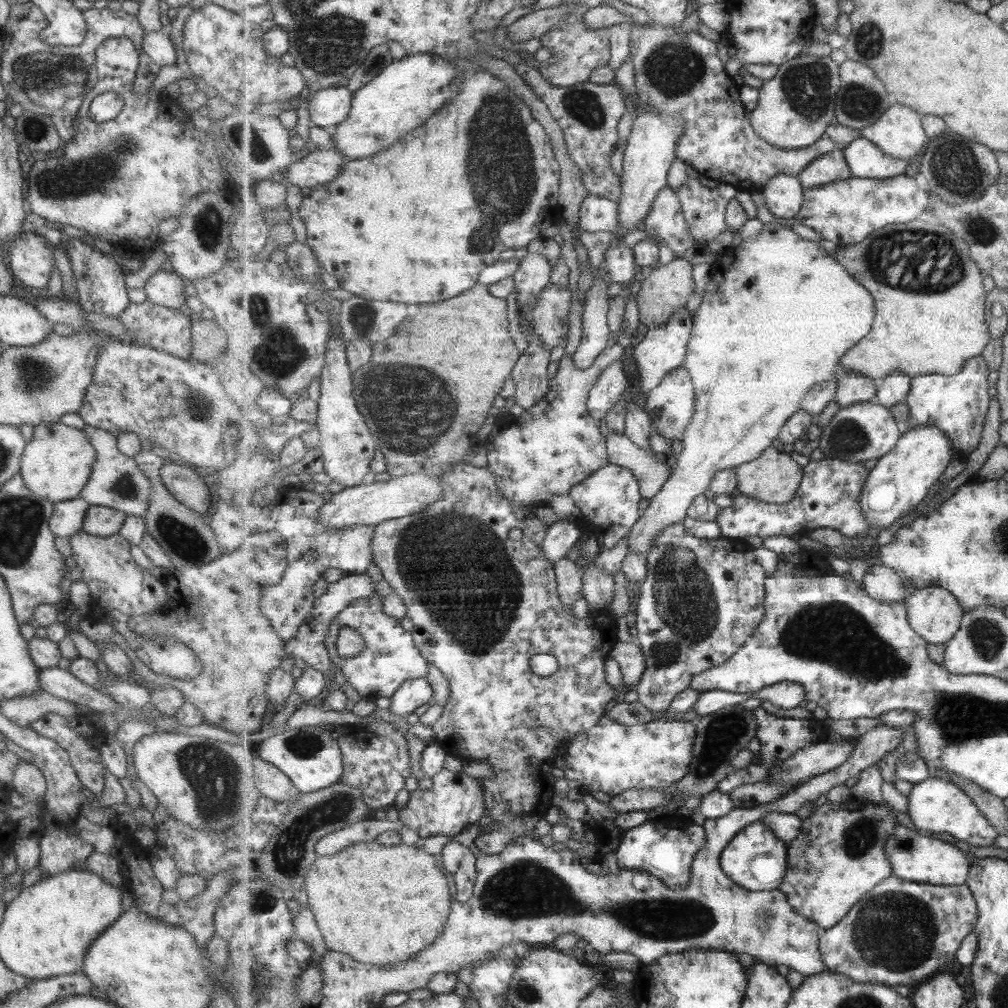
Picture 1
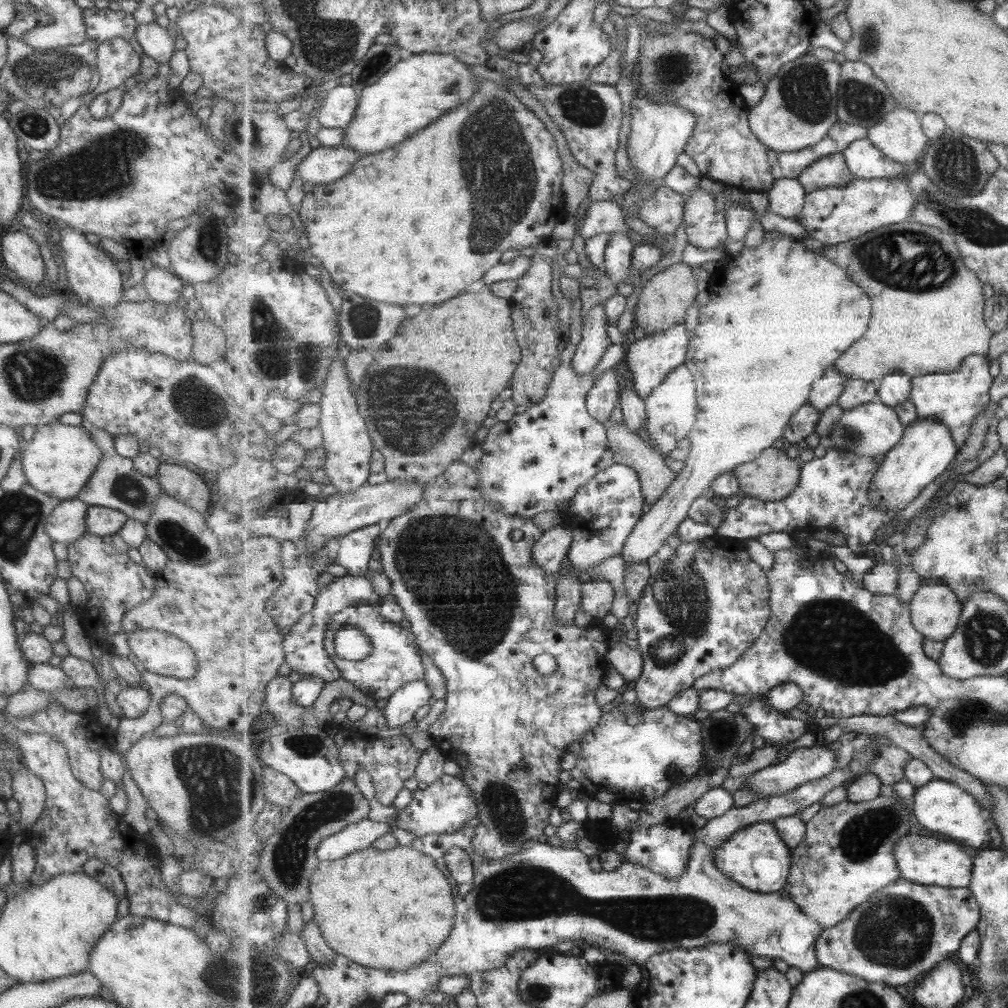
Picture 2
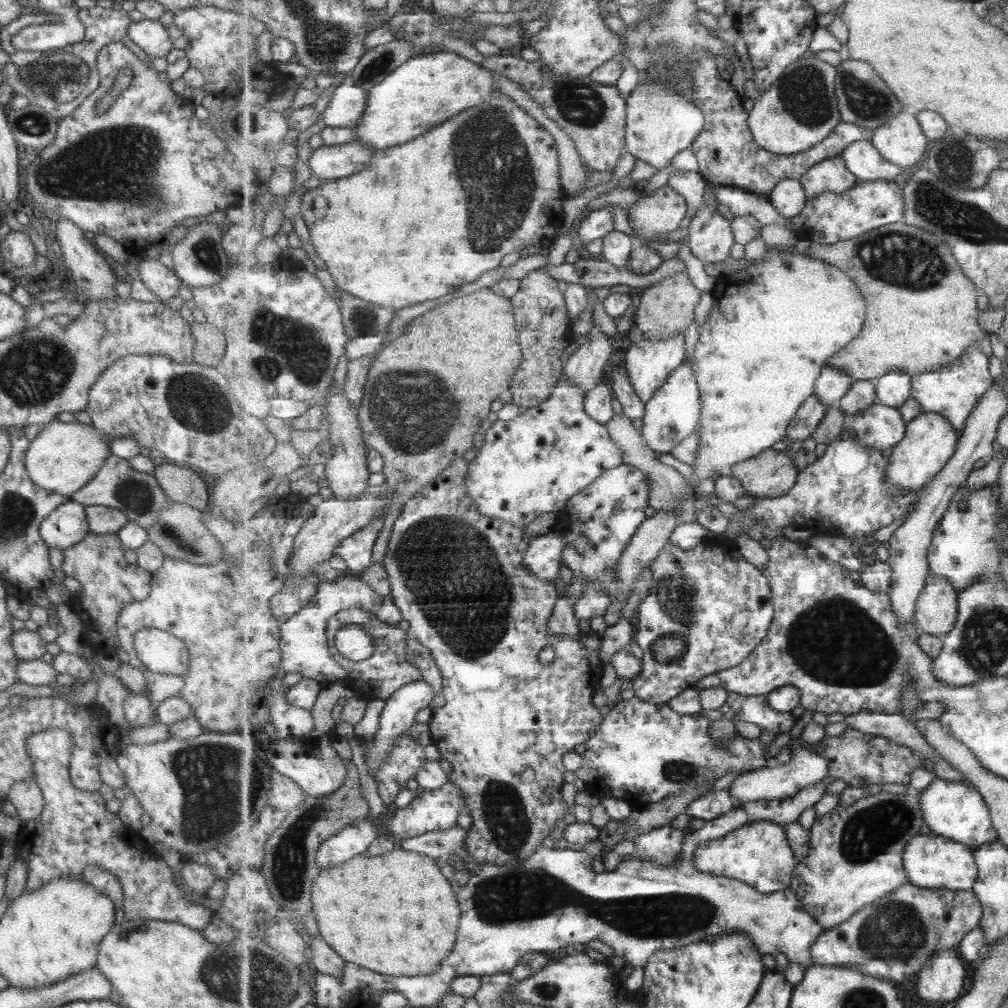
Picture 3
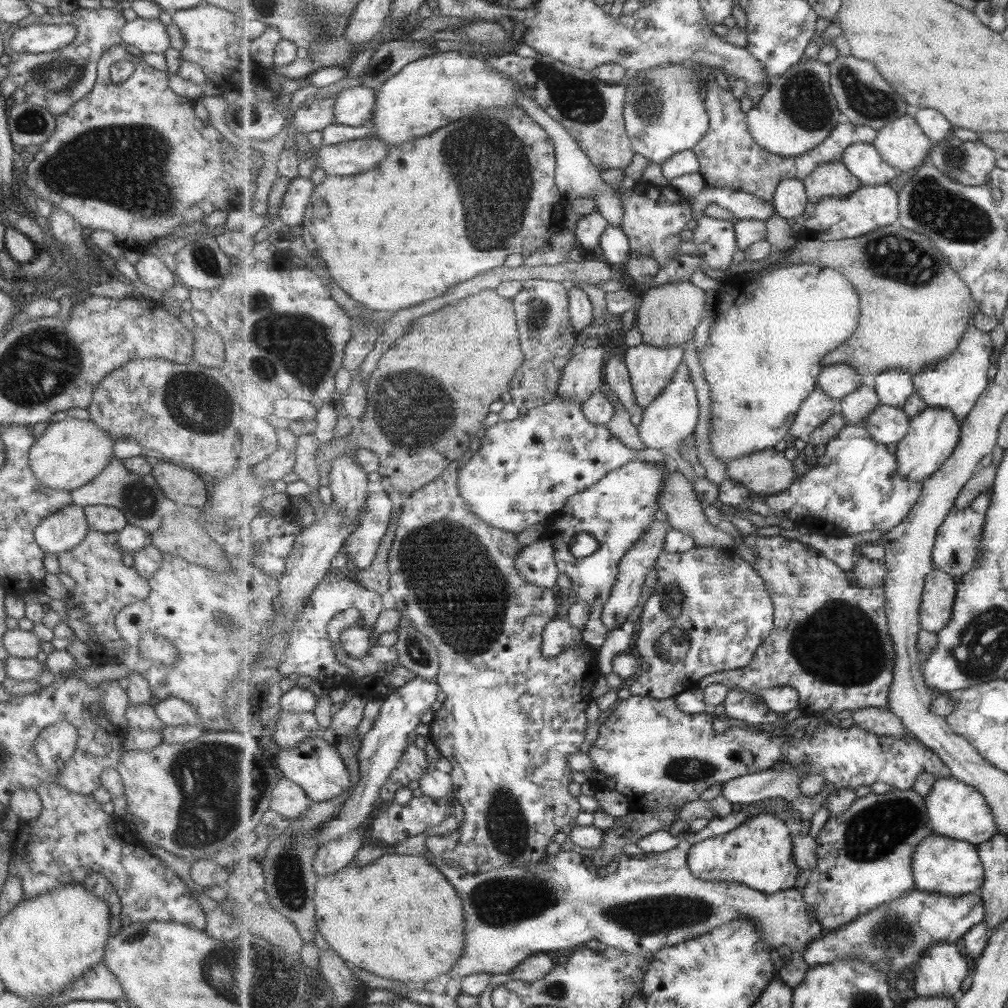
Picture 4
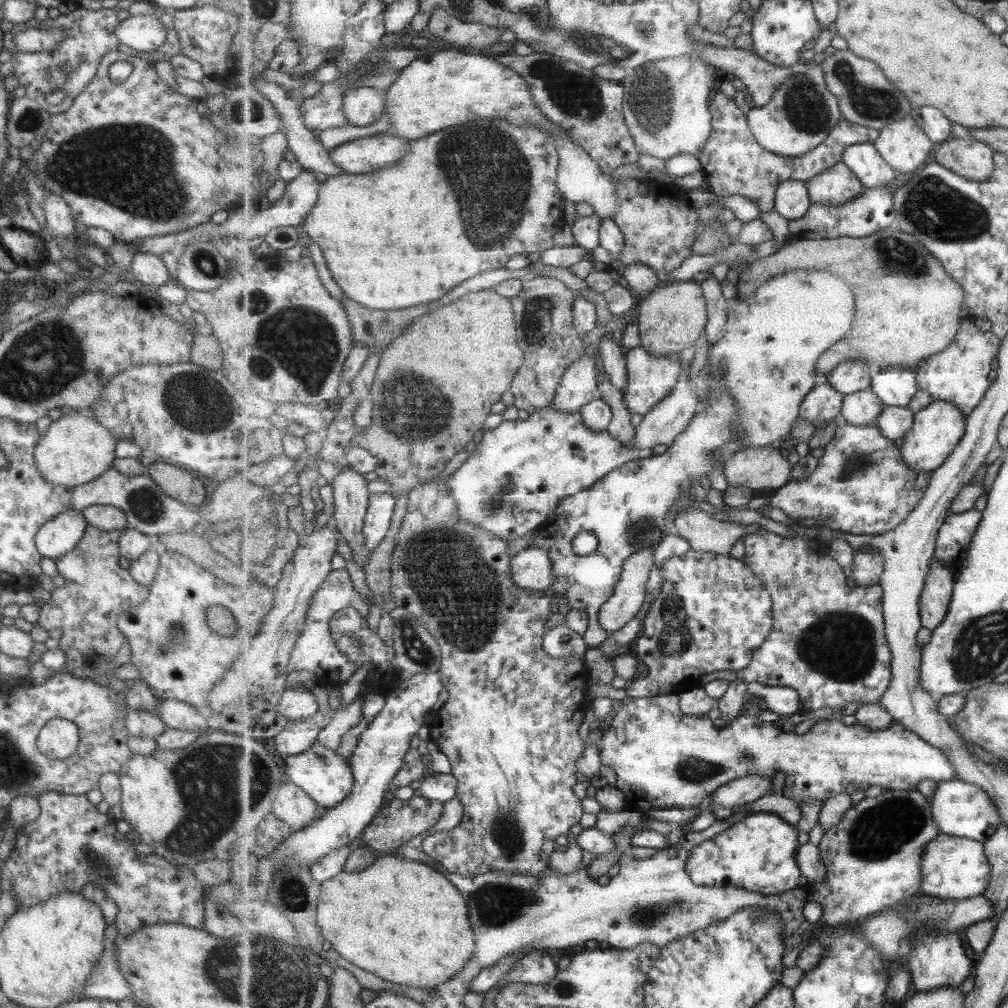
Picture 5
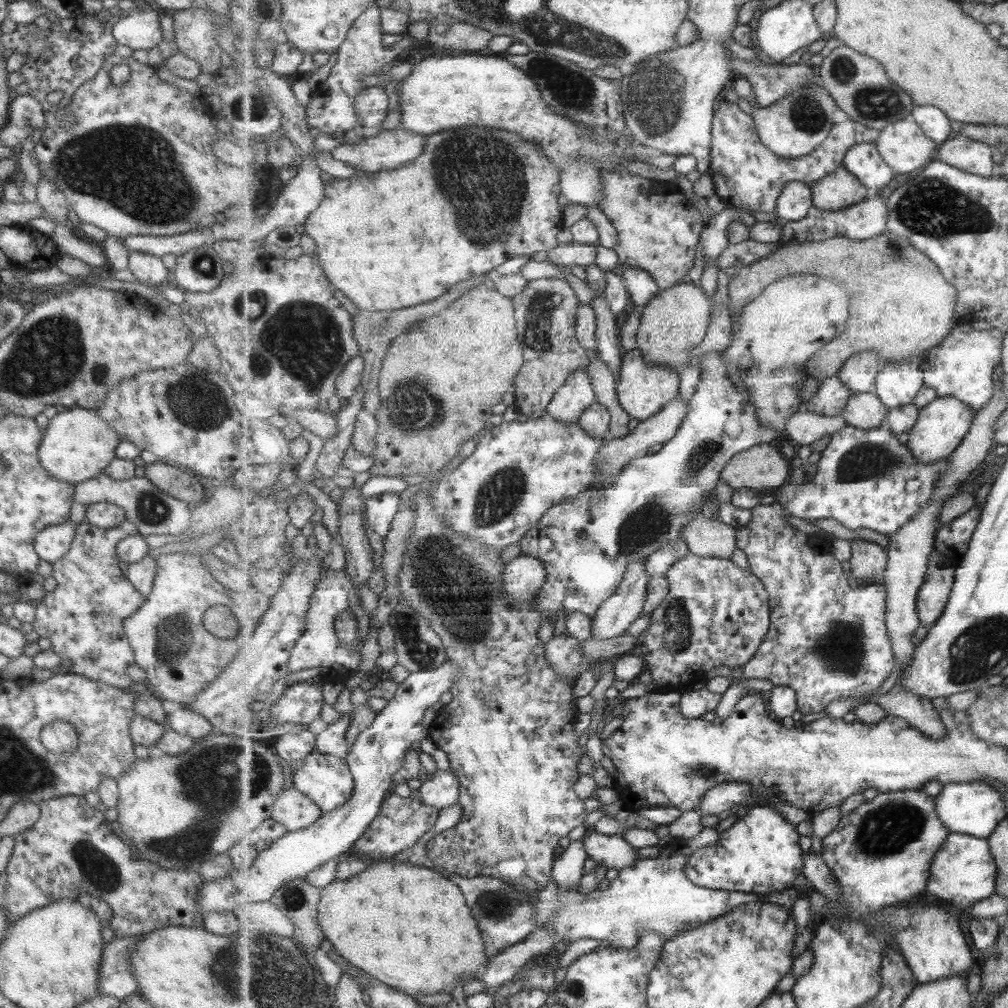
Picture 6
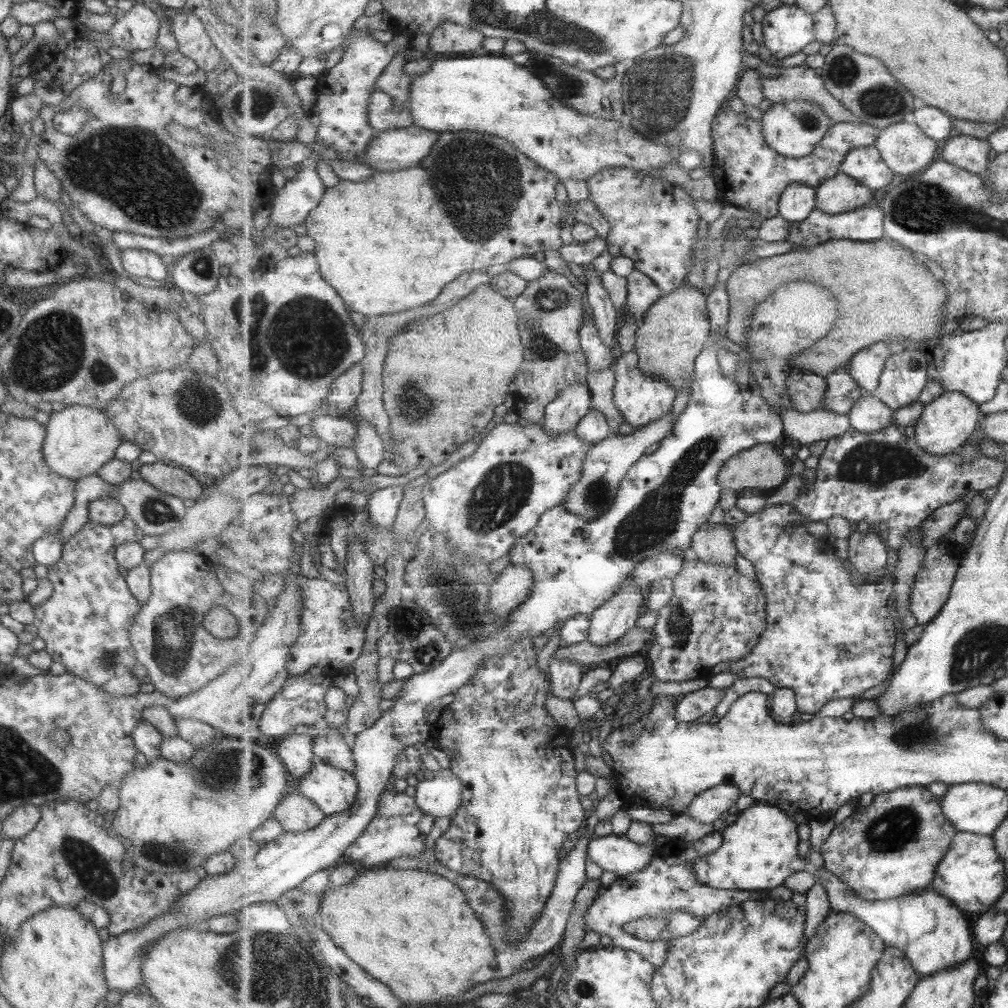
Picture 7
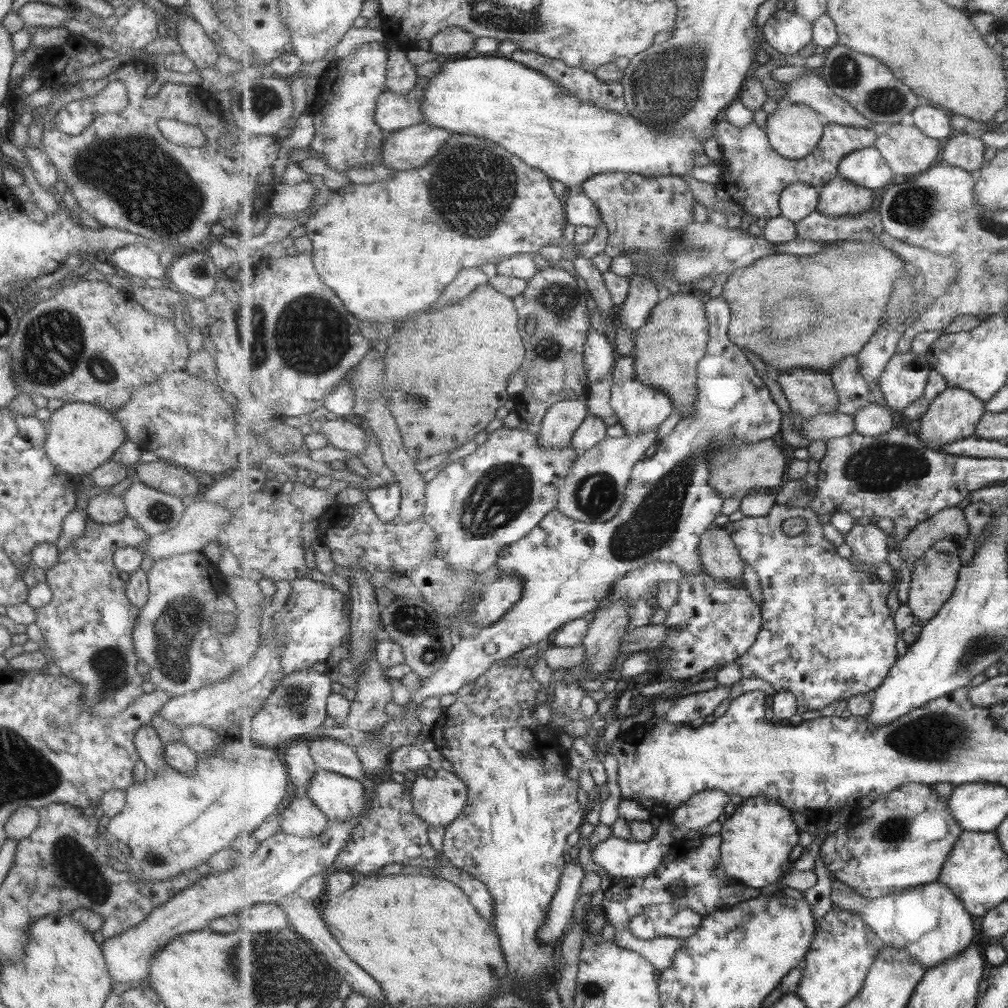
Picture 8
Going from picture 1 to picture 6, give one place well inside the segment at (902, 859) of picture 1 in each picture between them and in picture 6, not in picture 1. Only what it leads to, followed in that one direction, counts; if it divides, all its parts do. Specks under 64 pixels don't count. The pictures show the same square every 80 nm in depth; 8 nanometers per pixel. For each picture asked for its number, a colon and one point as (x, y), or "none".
2: (924, 860)
3: (931, 861)
4: (952, 867)
5: (956, 868)
6: (965, 872)

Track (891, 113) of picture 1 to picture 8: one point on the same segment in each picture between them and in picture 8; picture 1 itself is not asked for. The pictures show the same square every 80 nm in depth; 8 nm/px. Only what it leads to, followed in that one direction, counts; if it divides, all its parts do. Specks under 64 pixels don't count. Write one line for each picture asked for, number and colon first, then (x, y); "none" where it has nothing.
2: (900, 136)
3: (902, 140)
4: (902, 143)
5: (904, 144)
6: (905, 146)
7: (905, 147)
8: (908, 150)

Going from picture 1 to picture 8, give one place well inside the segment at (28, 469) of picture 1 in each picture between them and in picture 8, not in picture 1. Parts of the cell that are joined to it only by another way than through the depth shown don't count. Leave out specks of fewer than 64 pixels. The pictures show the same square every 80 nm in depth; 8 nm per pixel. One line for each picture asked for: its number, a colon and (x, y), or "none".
2: (59, 459)
3: (63, 456)
4: (68, 454)
5: (75, 449)
6: (76, 445)
7: (79, 440)
8: (80, 437)

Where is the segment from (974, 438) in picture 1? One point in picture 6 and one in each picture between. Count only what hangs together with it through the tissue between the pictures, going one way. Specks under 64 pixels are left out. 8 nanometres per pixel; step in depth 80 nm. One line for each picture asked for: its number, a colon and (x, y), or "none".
2: (955, 399)
3: (953, 391)
4: (957, 382)
5: (959, 374)
6: (963, 364)

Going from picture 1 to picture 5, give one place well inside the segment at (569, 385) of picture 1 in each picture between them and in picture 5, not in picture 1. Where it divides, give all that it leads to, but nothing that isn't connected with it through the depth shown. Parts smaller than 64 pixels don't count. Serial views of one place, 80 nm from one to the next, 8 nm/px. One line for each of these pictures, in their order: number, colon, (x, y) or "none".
2: (539, 460)
3: (533, 464)
4: (525, 470)
5: (521, 471)

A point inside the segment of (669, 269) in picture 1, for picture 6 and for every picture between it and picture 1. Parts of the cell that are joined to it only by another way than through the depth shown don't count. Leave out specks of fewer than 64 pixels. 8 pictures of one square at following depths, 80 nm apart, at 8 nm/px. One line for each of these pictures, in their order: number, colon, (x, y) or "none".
2: (664, 301)
3: (667, 309)
4: (669, 315)
5: (673, 317)
6: (673, 324)

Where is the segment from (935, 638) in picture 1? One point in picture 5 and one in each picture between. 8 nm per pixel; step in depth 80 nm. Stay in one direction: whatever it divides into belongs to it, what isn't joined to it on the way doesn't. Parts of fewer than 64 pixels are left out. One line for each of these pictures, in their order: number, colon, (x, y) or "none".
2: (936, 610)
3: (938, 609)
4: (939, 597)
5: (939, 588)

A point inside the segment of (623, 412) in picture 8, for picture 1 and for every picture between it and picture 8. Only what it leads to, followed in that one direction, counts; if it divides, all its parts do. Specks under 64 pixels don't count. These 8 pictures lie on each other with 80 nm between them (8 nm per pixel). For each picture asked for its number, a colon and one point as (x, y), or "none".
1: (663, 349)
2: (650, 359)
3: (649, 364)
4: (652, 369)
5: (651, 380)
6: (644, 390)
7: (643, 400)

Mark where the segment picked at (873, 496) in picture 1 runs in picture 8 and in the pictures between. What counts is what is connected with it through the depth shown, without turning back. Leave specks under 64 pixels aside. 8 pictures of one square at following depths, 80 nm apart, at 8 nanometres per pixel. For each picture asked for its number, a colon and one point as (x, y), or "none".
2: (928, 448)
3: (931, 441)
4: (934, 435)
5: (938, 430)
6: (942, 425)
7: (949, 422)
8: (955, 414)

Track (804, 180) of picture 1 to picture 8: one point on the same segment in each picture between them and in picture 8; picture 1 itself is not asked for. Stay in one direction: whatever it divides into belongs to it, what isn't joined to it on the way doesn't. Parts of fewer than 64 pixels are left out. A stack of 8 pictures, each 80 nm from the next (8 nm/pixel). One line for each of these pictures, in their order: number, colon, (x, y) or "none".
2: (832, 171)
3: (832, 175)
4: (834, 179)
5: (838, 185)
6: (841, 190)
7: (840, 194)
8: (841, 197)

